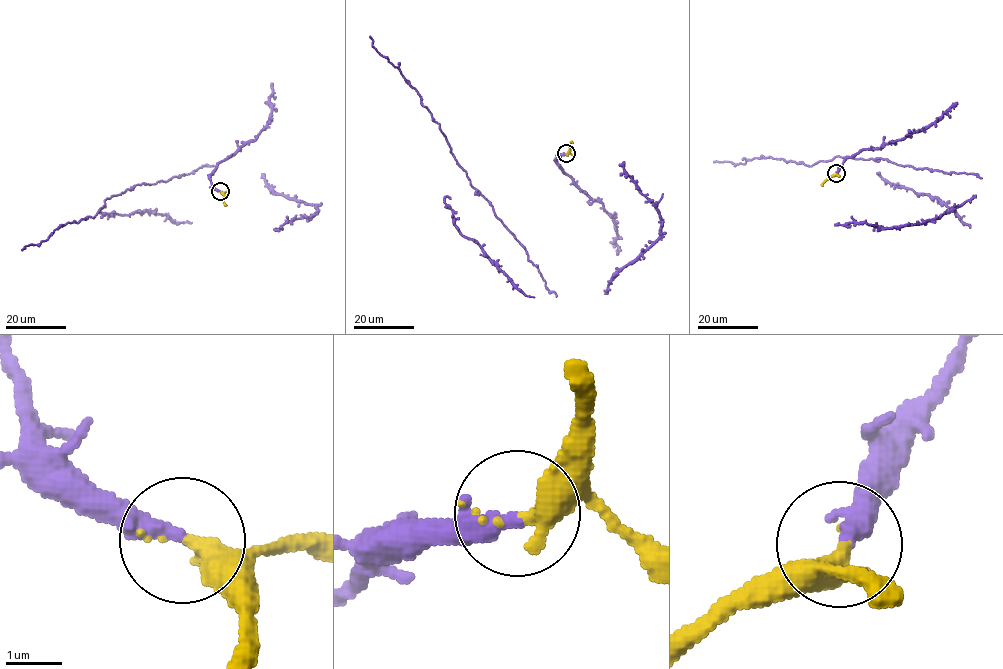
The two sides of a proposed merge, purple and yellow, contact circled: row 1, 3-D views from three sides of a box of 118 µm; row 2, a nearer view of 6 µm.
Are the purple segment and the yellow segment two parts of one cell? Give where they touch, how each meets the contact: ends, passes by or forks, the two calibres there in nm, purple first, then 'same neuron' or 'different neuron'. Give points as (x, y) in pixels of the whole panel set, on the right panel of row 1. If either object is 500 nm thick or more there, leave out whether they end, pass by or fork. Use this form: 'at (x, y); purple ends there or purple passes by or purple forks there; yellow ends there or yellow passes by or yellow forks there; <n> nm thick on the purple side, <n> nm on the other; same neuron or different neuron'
at (836, 173); purple ends there; yellow ends there; 340 nm thick on the purple side, 440 nm on the other; same neuron

